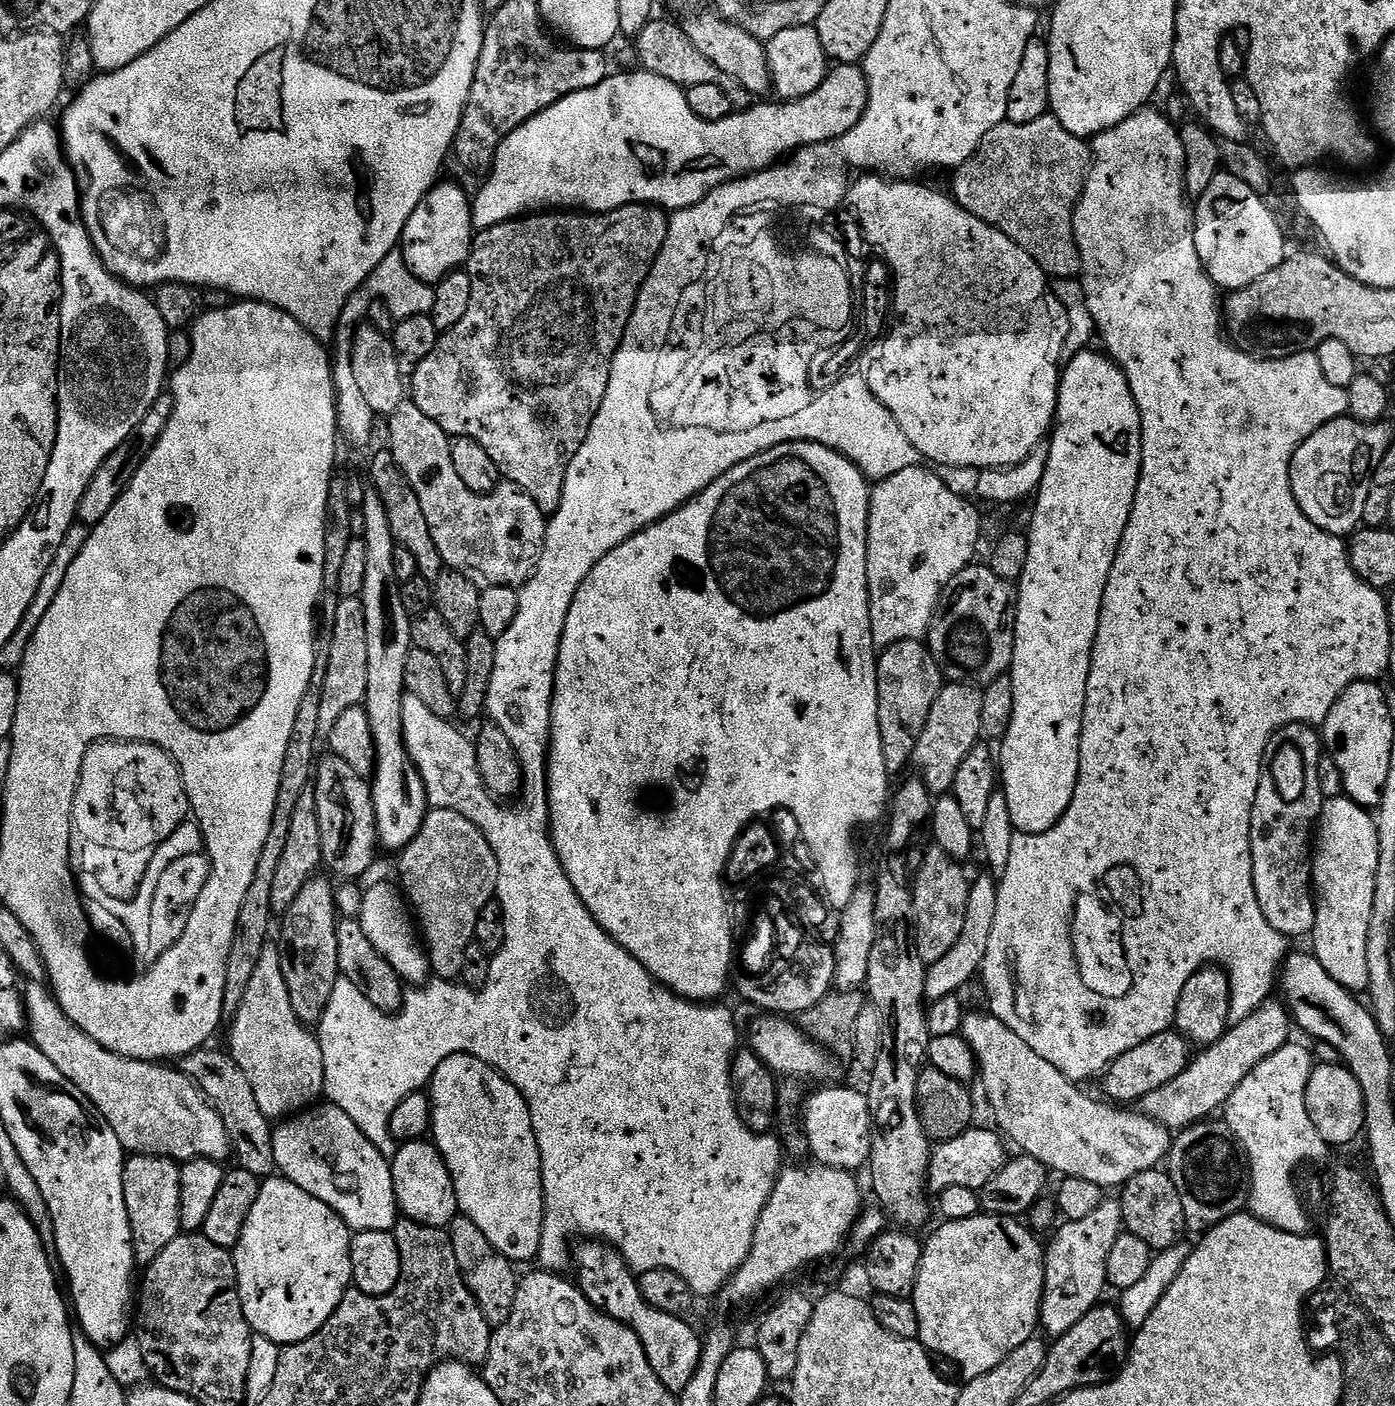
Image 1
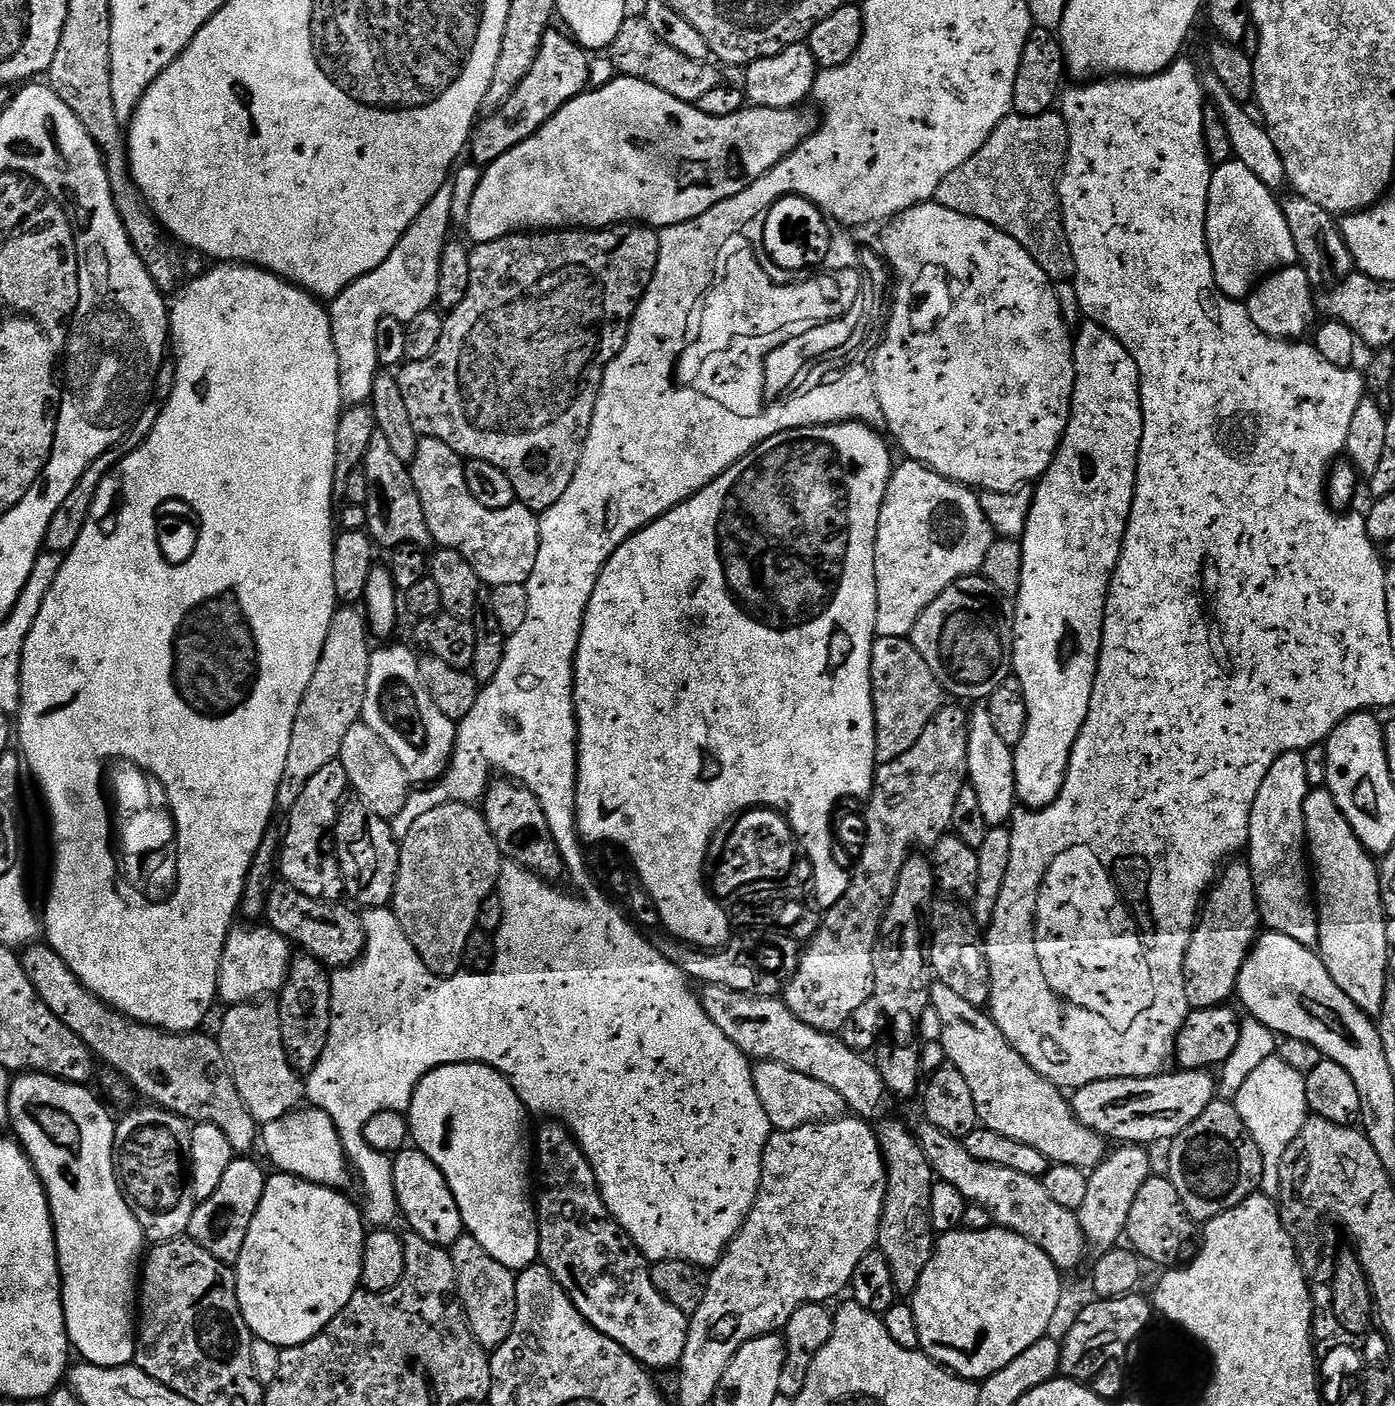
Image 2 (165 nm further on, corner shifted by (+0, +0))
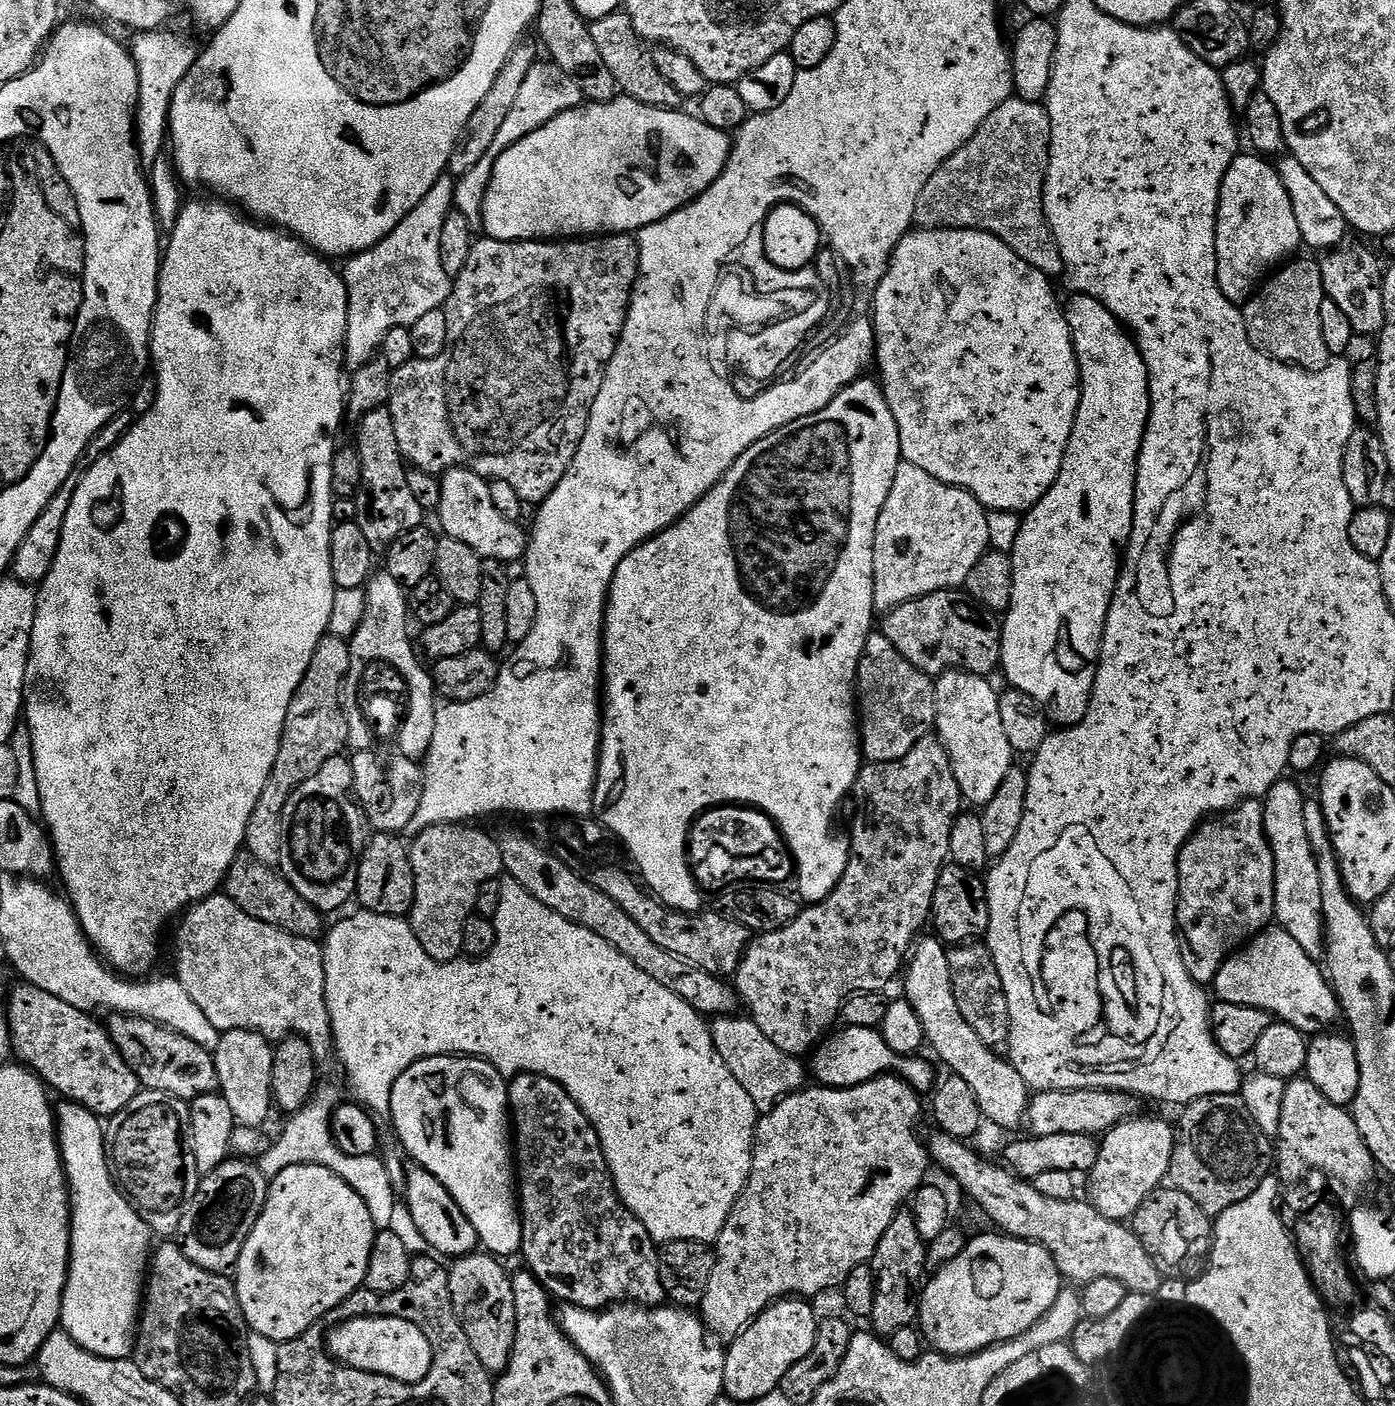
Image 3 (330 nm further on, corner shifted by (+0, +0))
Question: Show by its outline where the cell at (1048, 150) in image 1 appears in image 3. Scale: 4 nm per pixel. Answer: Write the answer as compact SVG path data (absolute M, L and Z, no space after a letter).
M1013 98L1002 102L994 114L926 182L918 198L915 223L920 228L978 228L982 232L993 232L1018 258L1030 262L1042 274L1049 278L1065 275L1064 259L1058 250L1058 242L1052 233L1052 227L1044 213L1044 183L1048 173L1050 158L1050 138L1052 127L1047 107L1035 100Z

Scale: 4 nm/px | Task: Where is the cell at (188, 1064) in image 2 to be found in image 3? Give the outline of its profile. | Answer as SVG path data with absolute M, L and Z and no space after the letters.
M112 1014L107 1019L106 1027L114 1046L118 1046L118 1054L126 1058L126 1064L138 1074L147 1091L170 1094L189 1102L211 1092L220 1092L215 1055L198 1042L146 1018Z

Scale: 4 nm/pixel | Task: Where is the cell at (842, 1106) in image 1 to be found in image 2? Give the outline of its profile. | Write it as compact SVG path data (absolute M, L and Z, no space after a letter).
M773 1060L759 1061L752 1069L752 1077L762 1110L766 1110L766 1118L777 1132L794 1130L803 1124L818 1124L822 1120L838 1120L845 1115L842 1094L818 1082L818 1078L806 1078L806 1074L798 1074L798 1070L790 1070Z

